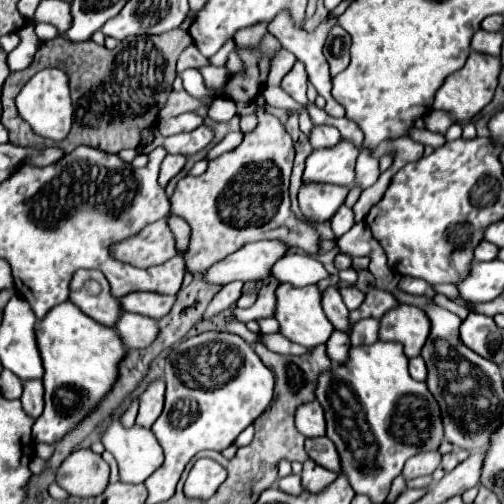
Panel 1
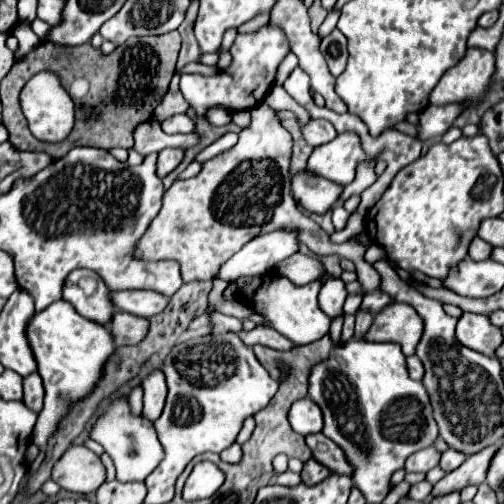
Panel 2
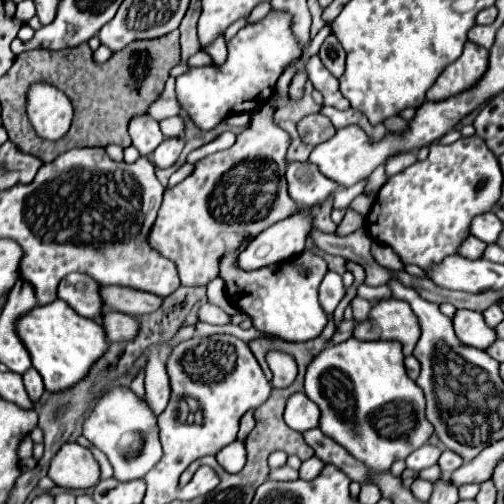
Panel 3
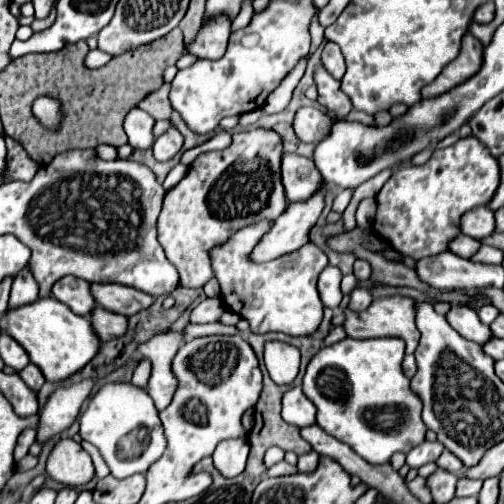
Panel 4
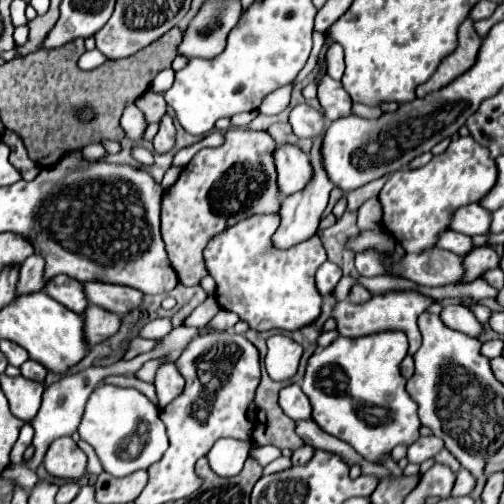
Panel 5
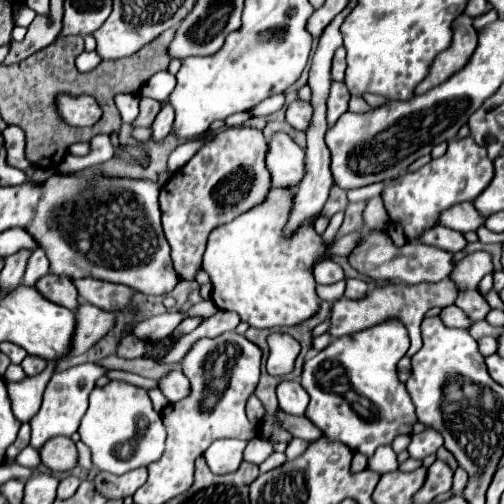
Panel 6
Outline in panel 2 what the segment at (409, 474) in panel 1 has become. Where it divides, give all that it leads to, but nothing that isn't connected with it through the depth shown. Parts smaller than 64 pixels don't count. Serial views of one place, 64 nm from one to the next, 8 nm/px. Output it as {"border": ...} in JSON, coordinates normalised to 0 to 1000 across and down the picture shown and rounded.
{"border":[[[857,885],[857,889],[845,889],[845,893],[821,897],[806,913],[806,937],[841,937],[845,940],[861,925],[869,925],[869,917],[873,917],[873,897]]]}

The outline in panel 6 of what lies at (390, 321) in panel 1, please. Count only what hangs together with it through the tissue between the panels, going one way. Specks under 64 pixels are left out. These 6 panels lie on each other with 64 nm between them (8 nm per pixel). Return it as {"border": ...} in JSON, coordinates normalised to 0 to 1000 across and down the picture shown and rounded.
{"border":[[[889,552],[877,556],[873,563],[829,563],[829,567],[810,567],[802,560],[778,560],[766,567],[750,567],[738,579],[730,579],[726,591],[718,595],[690,595],[679,591],[663,603],[659,619],[655,619],[655,667],[694,667],[718,655],[730,655],[738,647],[750,647],[754,639],[770,639],[770,635],[794,635],[813,671],[813,688],[806,704],[821,706],[833,690],[837,690],[837,671],[833,671],[833,639],[841,631],[841,623],[857,611],[857,607],[889,607],[901,603],[909,587],[909,571],[905,563]]]}

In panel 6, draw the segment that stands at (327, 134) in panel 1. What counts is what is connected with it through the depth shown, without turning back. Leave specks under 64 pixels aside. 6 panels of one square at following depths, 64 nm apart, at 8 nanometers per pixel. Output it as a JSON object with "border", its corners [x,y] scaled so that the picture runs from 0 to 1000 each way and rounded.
{"border":[[[587,198],[571,210],[567,218],[567,238],[579,254],[595,258],[595,262],[607,262],[619,246],[619,206],[615,202],[603,202],[603,198]]]}

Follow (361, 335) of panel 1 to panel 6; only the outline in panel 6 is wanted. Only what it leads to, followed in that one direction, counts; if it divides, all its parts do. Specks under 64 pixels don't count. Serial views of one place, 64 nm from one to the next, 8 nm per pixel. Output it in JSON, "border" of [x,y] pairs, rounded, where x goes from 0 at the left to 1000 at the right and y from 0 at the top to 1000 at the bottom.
{"border":[[[687,552],[687,591],[694,595],[714,595],[734,579],[734,563],[722,556],[702,556],[702,552]]]}

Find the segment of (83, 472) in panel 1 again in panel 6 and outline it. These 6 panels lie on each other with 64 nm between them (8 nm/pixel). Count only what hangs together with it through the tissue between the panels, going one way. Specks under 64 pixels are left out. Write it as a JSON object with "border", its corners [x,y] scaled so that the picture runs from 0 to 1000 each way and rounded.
{"border":[[[103,869],[79,897],[83,921],[103,937],[139,937],[155,925],[155,893],[143,869]]]}

